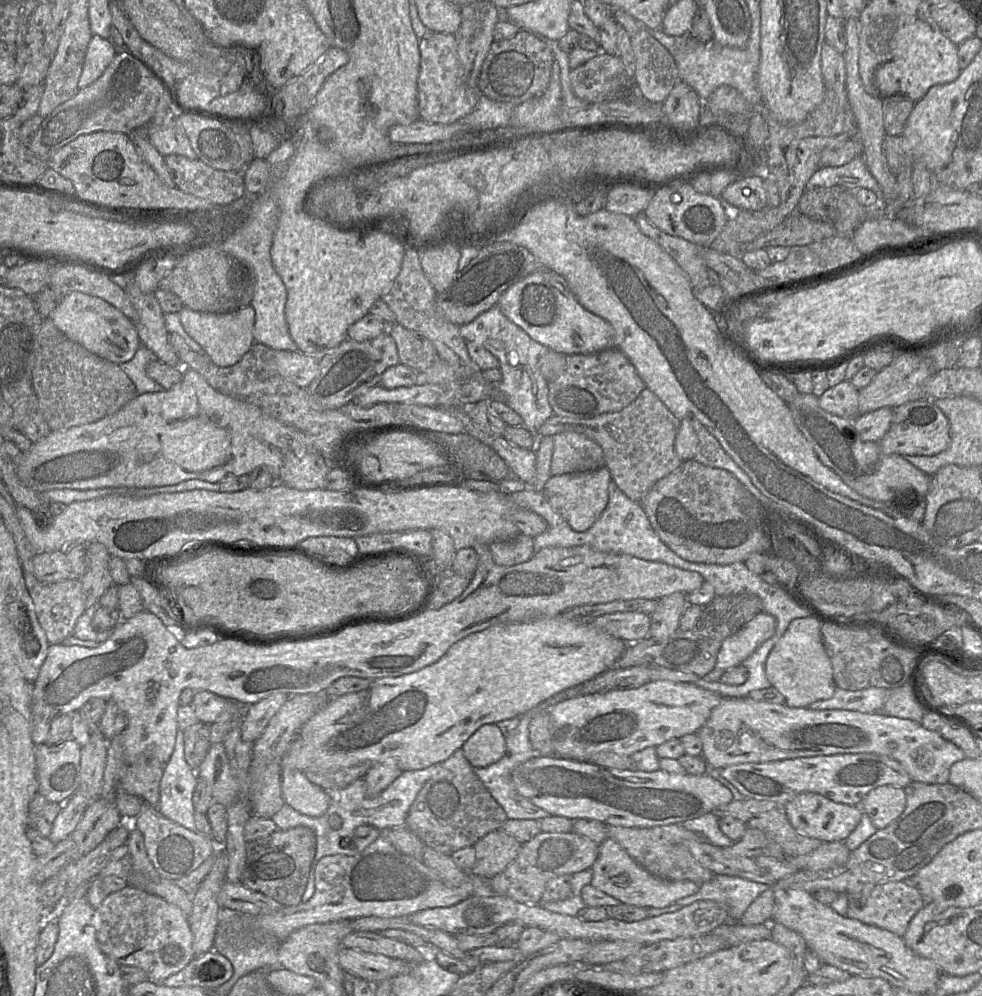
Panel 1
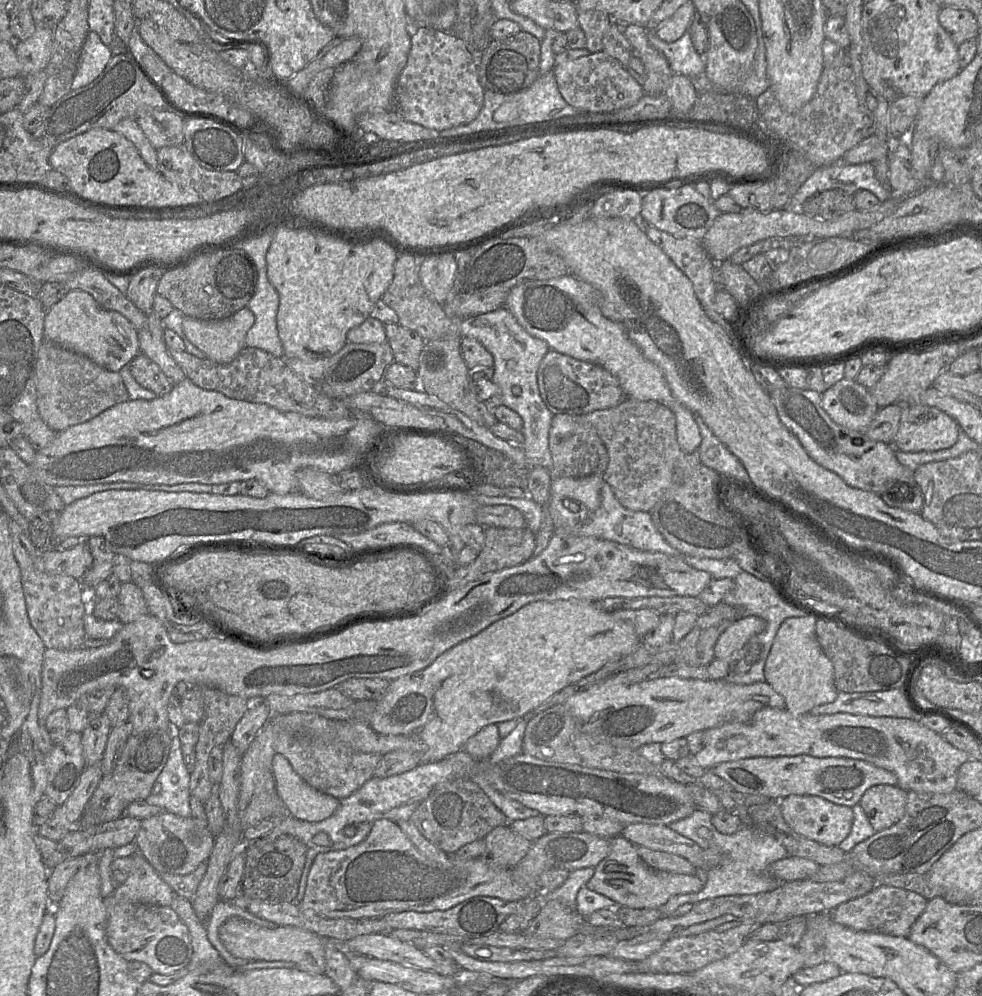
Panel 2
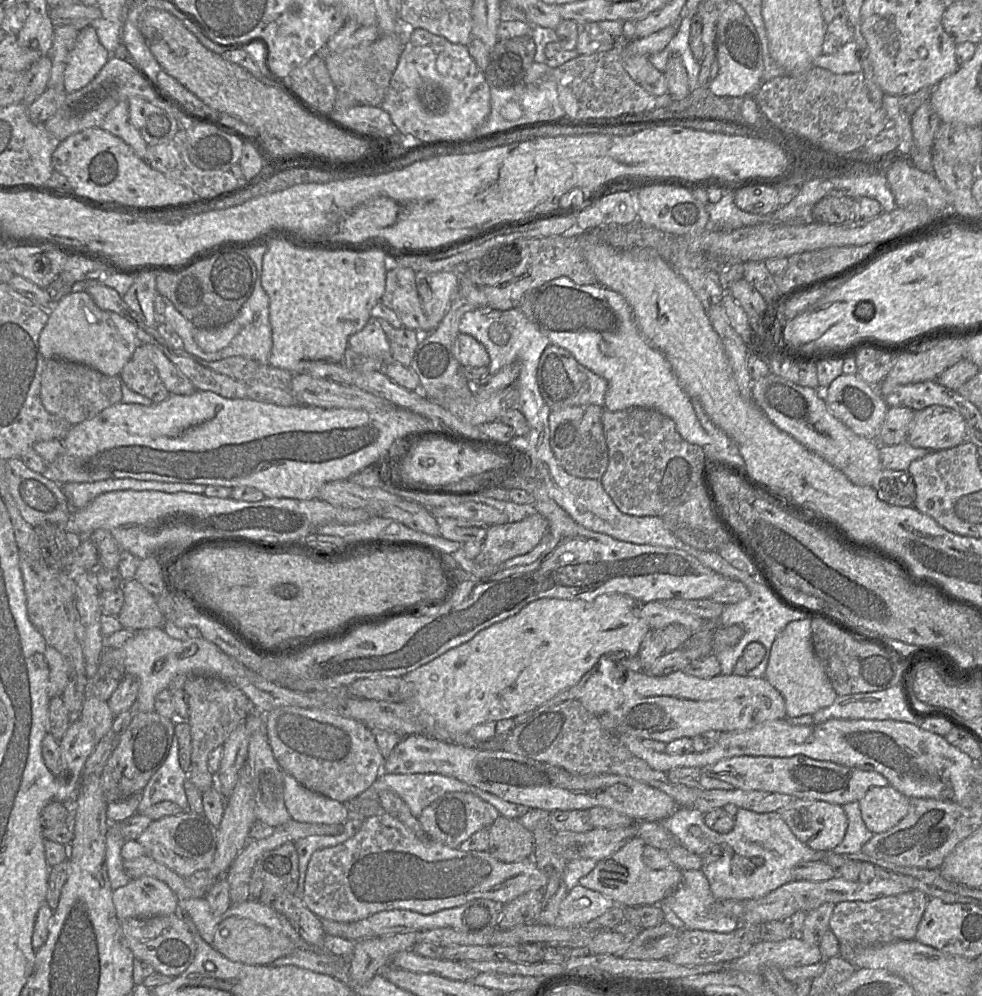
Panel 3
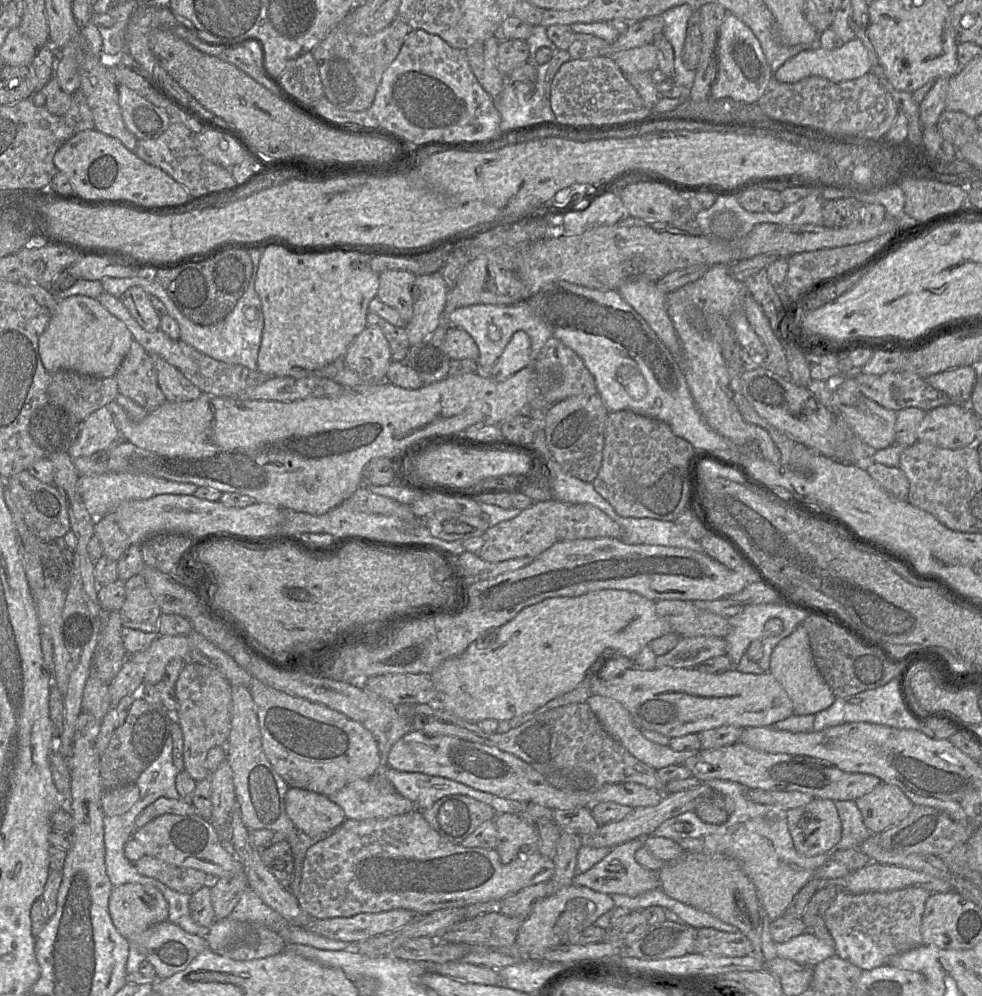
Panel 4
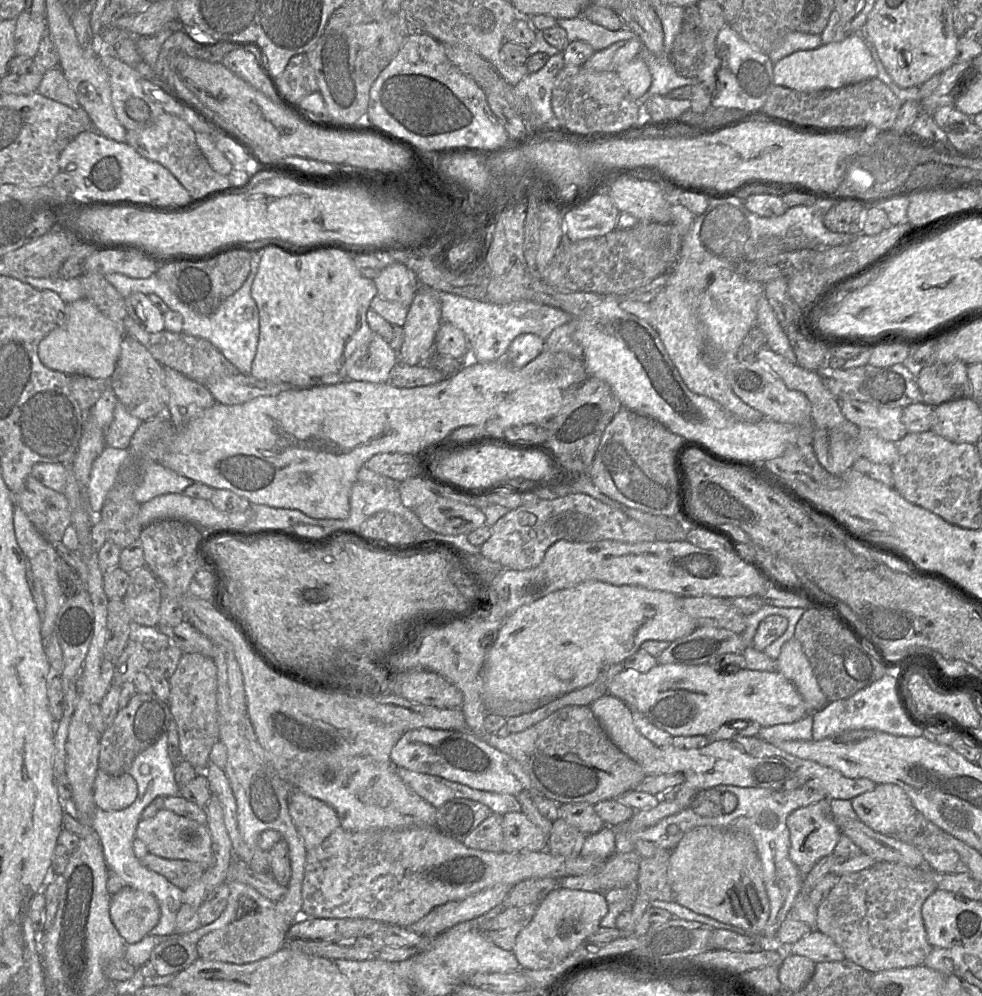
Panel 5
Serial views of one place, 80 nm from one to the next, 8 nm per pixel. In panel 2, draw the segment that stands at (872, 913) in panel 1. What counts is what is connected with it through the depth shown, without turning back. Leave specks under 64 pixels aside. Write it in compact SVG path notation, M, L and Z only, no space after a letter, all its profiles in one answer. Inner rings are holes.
M877 884L868 894L838 905L832 911L832 919L856 931L908 937L911 926L924 911L927 903L928 900L916 892Z

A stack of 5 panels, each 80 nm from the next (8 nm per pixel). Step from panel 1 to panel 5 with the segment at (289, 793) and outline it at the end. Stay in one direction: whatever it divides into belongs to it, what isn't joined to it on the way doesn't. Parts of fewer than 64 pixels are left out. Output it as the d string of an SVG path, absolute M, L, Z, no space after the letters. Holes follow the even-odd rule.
M291 788L288 811L306 851L319 846L340 826L337 813L331 806L296 789Z

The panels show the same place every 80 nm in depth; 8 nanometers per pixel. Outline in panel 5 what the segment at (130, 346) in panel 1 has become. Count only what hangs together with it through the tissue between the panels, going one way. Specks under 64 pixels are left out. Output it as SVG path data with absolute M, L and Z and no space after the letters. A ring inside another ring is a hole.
M81 298L67 303L66 322L59 323L40 341L38 356L51 370L109 380L119 359L124 336L124 324L121 328L94 304Z

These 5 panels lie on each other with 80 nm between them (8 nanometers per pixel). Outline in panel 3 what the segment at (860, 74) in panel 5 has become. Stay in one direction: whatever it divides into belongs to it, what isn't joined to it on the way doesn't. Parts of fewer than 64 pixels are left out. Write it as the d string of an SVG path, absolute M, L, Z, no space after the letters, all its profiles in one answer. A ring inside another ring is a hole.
M851 40L843 44L835 54L821 54L814 59L813 67L824 68L835 74L861 72L862 65L856 42Z

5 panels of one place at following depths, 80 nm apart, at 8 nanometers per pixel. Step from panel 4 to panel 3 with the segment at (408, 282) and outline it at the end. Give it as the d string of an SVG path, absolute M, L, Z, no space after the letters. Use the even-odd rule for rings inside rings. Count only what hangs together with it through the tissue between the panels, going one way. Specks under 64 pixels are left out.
M389 267L381 301L395 311L404 327L422 334L427 330L427 320L421 306L415 278L416 273L411 268Z

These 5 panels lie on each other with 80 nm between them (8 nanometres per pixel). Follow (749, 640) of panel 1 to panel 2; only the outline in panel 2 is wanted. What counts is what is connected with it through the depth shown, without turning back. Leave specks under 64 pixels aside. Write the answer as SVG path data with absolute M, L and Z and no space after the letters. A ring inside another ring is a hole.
M757 616L742 617L730 625L718 638L714 656L718 659L729 659L731 655L743 646L756 634L766 628L766 621Z

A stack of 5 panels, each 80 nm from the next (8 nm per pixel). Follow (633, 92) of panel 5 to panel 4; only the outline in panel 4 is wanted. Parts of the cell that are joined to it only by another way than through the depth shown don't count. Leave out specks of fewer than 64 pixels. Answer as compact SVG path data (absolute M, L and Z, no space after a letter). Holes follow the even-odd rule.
M653 43L618 52L612 57L625 75L645 71L652 73L658 69L657 49Z

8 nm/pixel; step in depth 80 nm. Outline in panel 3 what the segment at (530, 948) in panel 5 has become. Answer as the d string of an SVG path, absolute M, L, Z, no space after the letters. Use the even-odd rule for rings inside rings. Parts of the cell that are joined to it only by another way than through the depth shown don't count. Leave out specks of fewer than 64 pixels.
M577 885L568 891L567 896L562 901L558 916L554 921L554 927L586 926L615 905L616 903L611 898Z

